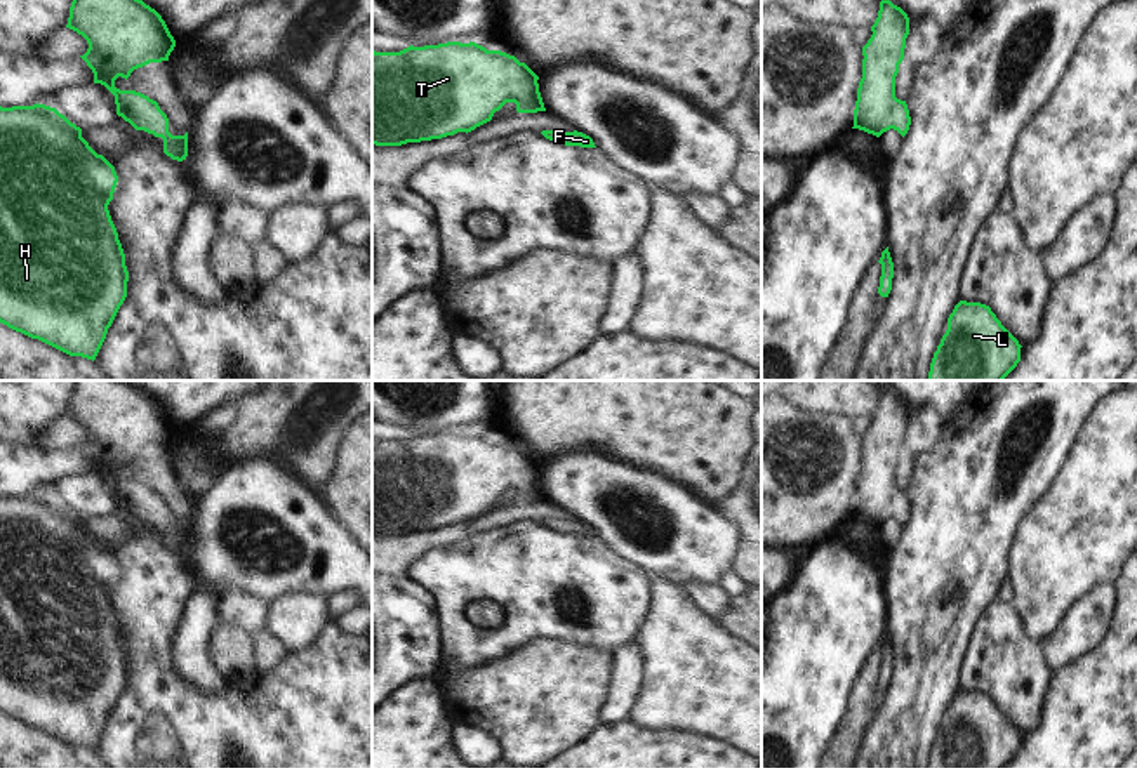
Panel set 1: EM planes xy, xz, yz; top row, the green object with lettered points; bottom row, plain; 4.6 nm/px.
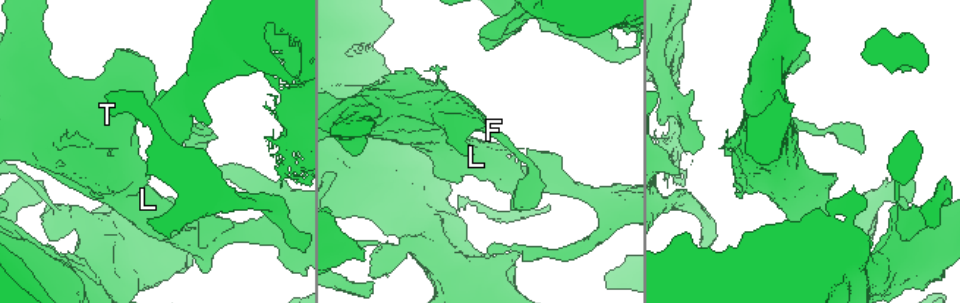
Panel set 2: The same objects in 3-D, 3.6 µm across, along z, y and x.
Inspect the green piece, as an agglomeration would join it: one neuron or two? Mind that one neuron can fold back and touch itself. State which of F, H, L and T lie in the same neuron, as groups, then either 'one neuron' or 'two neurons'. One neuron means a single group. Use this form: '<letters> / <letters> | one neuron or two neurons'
F H L T | one neuron

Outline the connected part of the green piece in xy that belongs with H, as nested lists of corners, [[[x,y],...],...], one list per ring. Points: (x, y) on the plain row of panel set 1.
[[[0,495],[0,712],[70,745],[96,749],[127,686],[125,643],[108,599],[116,572],[115,556],[56,497]]]

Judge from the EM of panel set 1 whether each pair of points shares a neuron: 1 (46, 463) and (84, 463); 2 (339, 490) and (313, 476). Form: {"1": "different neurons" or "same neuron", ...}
{"1": "same neuron", "2": "different neurons"}

